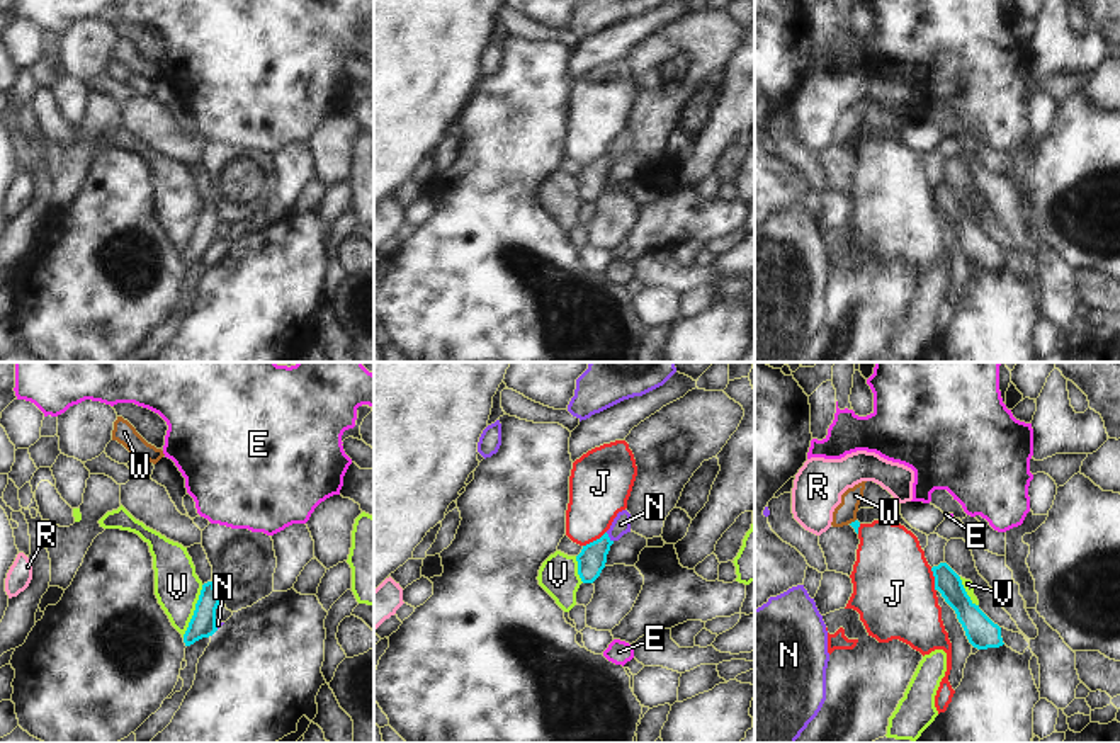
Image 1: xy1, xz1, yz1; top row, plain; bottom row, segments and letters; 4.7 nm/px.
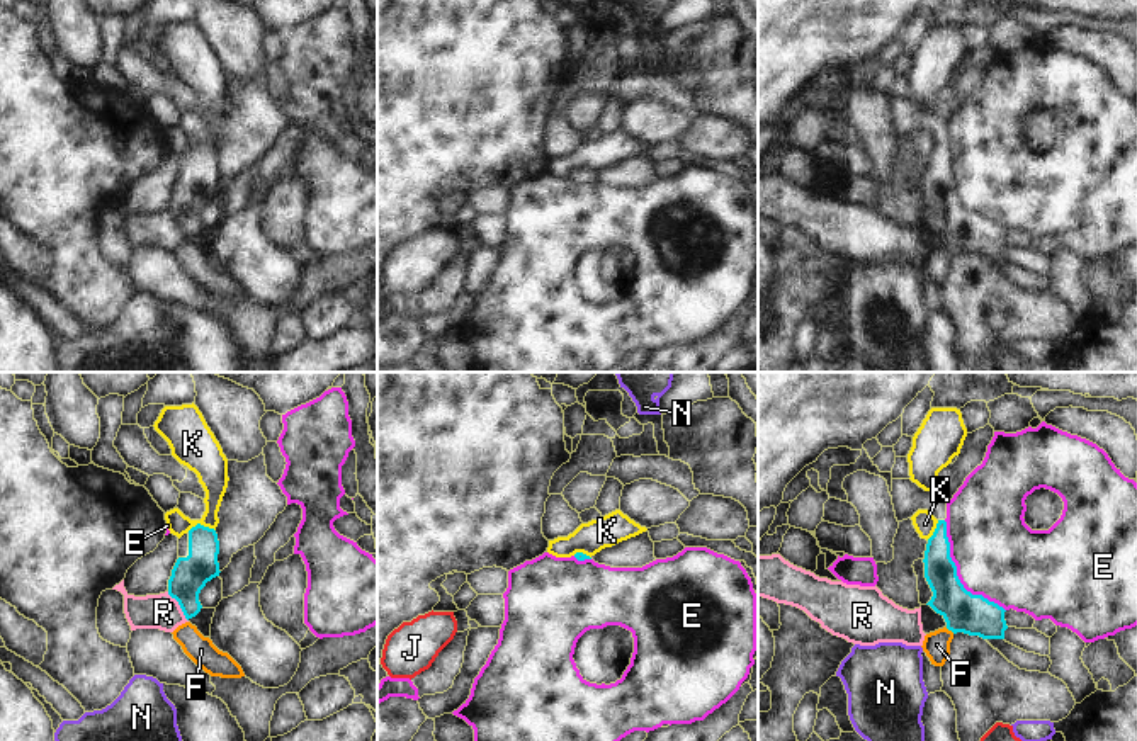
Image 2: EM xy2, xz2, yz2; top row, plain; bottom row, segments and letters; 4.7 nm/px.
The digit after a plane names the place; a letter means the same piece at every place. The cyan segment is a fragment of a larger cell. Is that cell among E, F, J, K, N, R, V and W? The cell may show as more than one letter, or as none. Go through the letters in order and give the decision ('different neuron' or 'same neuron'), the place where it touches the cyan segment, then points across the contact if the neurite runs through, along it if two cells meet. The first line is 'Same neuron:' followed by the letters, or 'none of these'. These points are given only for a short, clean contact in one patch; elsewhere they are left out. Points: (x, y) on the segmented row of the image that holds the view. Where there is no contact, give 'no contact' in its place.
Same neuron: none of these
E: different neuron; meets cyan in yz2 at (955, 575)
F: different neuron; meets cyan in yz2 at (950, 629); border along yz2 (945, 627), (954, 633)
J: different neuron; meets cyan in xz1 at (593, 541)
K: different neuron; meets cyan in xy2 at (201, 526); border along xy2 (214, 529), (196, 524), (187, 531)
N: different neuron; meets cyan in xz1 at (609, 538); border along xz1 (605, 533), (612, 541)
R: different neuron; meets cyan in xy2 at (181, 607); border along xy2 (167, 592), (187, 621)
V: different neuron; meets cyan in xy1 at (194, 611)
W: different neuron; meets cyan in yz1 at (852, 522); border along yz1 (855, 519), (850, 524)

